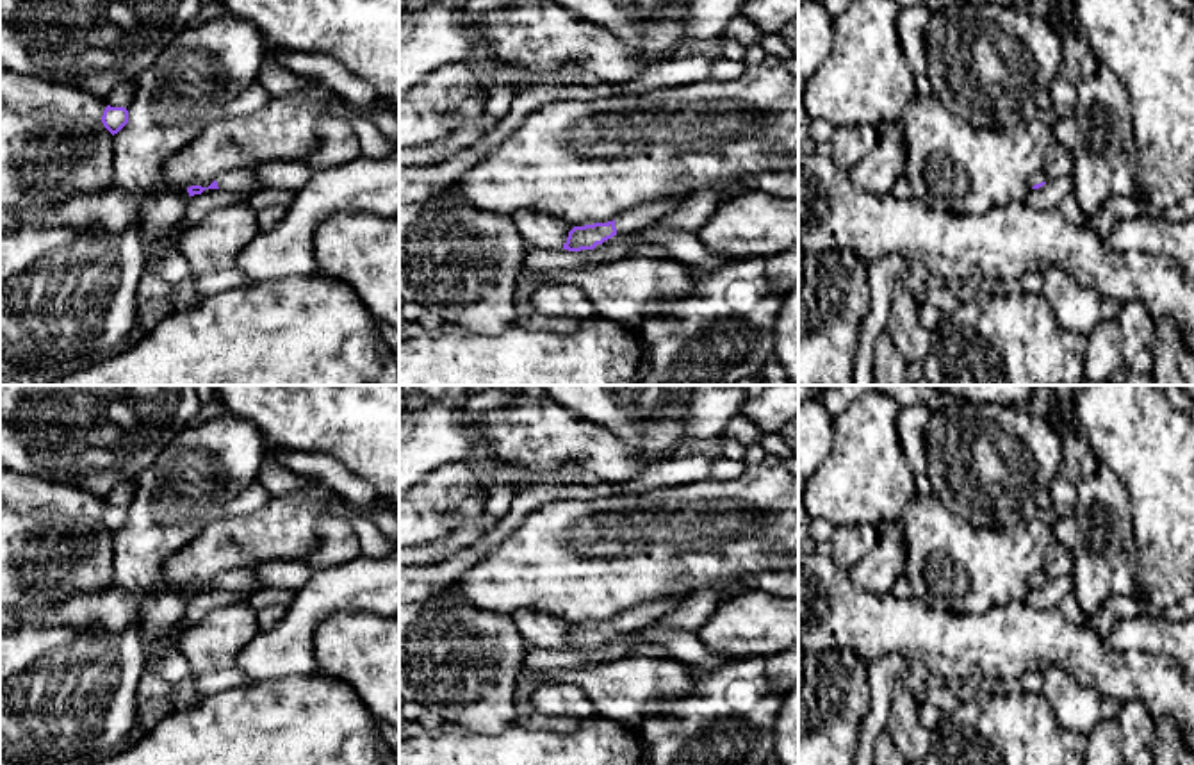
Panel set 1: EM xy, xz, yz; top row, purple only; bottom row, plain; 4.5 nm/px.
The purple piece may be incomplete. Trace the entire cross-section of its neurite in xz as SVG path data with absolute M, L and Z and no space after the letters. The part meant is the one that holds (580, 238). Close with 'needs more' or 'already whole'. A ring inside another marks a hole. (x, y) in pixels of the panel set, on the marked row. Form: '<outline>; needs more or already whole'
M675 196L661 202L650 202L633 209L613 221L574 226L568 232L563 250L581 251L593 250L597 244L626 232L640 230L650 223L659 221L665 214L675 210L686 198Z; needs more

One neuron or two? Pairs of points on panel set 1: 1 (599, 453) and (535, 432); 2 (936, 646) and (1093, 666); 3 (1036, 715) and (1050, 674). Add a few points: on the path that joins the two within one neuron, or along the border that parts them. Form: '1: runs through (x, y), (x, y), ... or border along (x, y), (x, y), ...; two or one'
1: runs through (583, 443), (551, 435); one
2: runs through (975, 646), (1054, 646); one
3: border along (1041, 692), (1052, 714), (1068, 730); two

